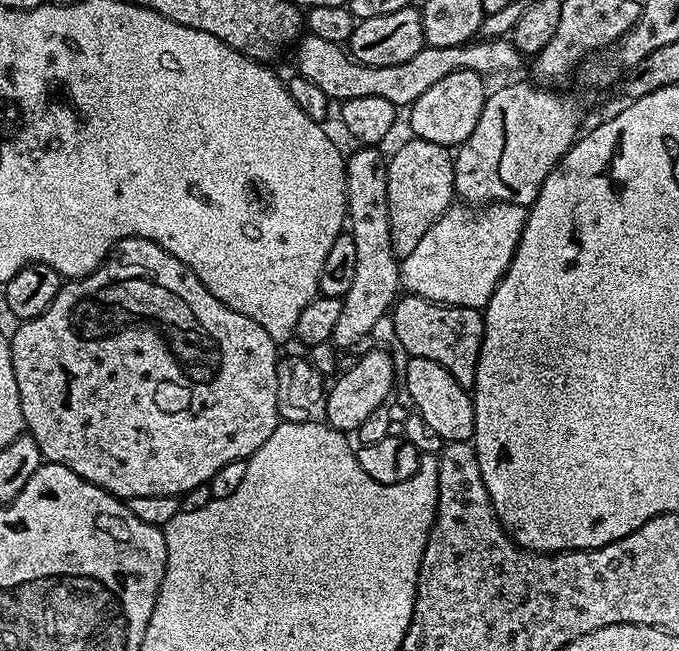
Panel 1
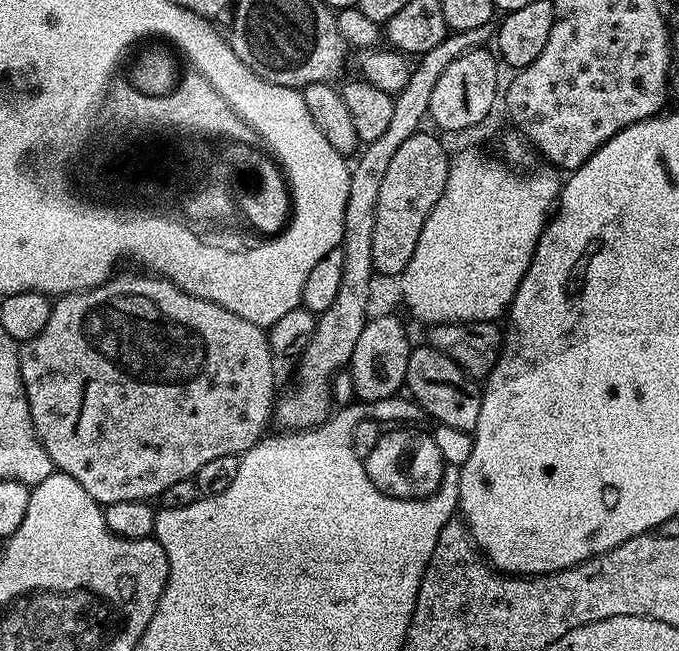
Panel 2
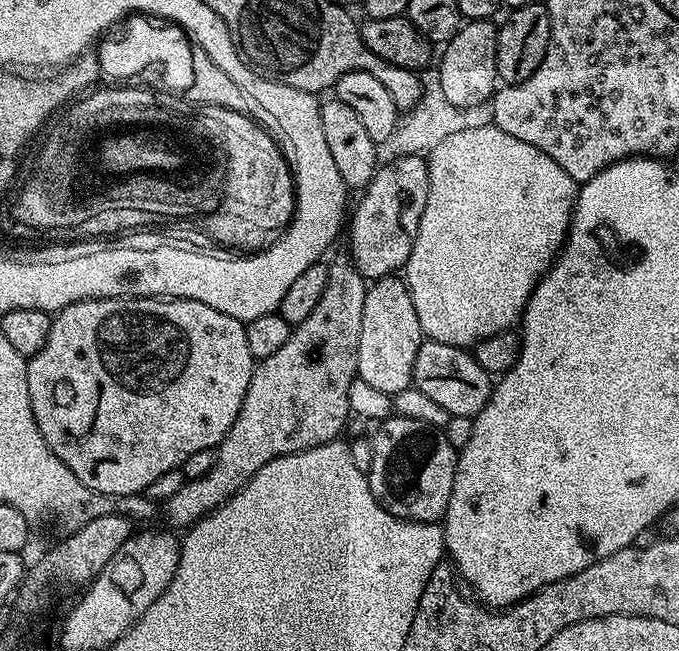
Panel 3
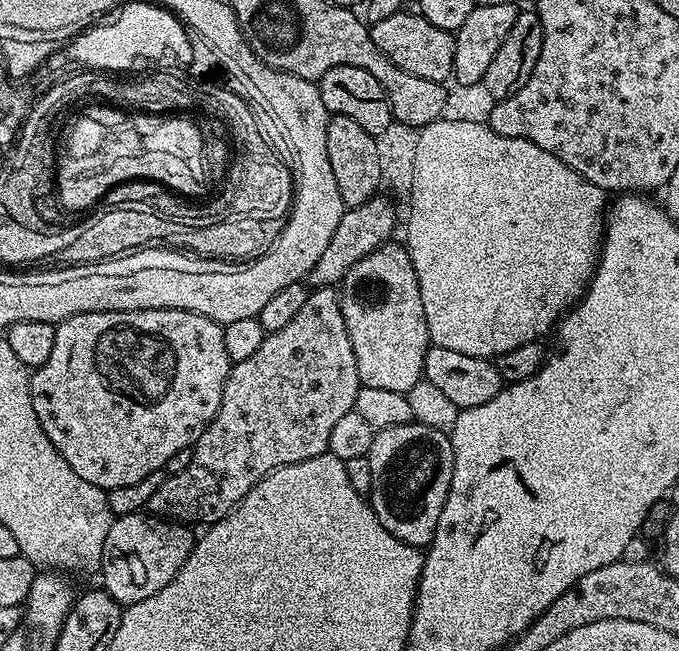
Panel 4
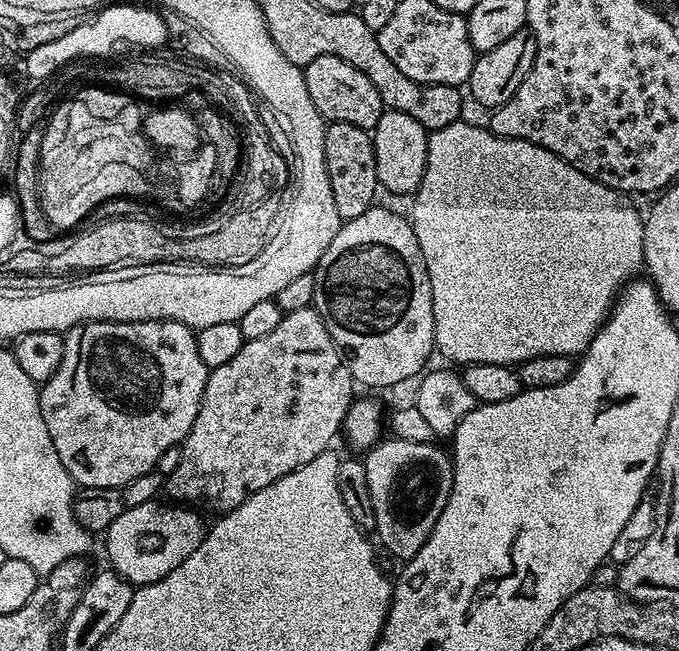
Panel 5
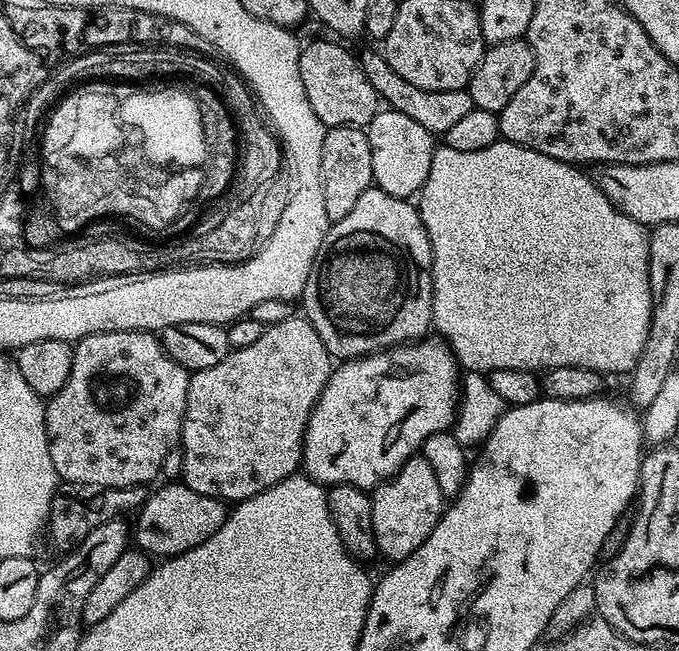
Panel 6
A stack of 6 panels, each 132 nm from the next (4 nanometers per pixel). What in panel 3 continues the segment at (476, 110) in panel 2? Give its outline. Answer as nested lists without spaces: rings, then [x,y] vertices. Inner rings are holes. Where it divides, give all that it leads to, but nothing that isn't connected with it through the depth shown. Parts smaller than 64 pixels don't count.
[[[470,20],[461,23],[460,28],[443,45],[438,56],[443,93],[454,106],[466,108],[489,103],[498,88],[496,74],[496,33],[497,25],[492,20]]]

